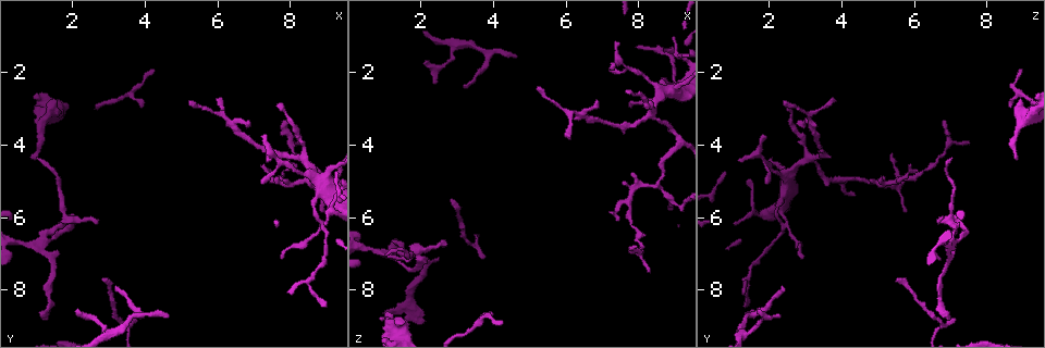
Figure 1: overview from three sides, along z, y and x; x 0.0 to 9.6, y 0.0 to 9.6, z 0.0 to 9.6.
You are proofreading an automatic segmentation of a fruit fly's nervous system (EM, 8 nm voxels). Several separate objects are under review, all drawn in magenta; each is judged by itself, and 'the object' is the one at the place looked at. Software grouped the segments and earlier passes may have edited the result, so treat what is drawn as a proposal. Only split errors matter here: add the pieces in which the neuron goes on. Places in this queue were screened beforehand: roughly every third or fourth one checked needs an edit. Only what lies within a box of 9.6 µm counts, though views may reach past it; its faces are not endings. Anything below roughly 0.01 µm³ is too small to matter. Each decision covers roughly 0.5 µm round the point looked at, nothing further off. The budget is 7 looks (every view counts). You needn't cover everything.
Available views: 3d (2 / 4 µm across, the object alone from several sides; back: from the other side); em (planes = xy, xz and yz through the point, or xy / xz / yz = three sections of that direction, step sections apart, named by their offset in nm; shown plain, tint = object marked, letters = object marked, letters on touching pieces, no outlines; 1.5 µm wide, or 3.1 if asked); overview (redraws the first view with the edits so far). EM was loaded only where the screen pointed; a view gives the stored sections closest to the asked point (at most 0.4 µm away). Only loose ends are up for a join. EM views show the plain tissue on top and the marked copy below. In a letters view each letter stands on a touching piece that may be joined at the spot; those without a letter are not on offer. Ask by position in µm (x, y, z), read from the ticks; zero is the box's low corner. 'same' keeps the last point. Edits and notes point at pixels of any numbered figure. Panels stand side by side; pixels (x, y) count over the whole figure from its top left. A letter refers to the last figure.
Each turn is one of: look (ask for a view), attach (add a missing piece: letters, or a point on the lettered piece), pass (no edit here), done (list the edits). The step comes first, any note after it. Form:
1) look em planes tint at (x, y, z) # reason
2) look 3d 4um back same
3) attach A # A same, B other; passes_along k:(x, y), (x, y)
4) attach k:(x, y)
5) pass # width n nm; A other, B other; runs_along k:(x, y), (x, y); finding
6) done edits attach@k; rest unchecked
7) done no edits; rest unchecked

look 3d 2um at (8.90, 5.85, 5.75) # thin end

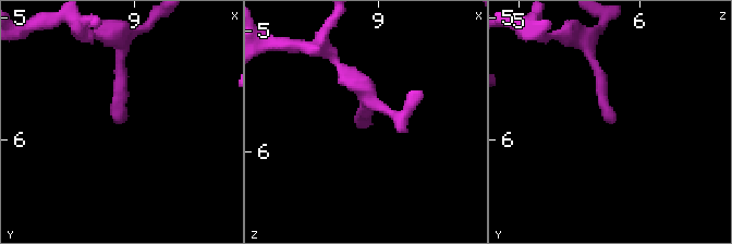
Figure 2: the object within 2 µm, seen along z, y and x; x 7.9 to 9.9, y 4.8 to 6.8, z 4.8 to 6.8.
look em planes letters at (8.90, 5.82, 5.80)

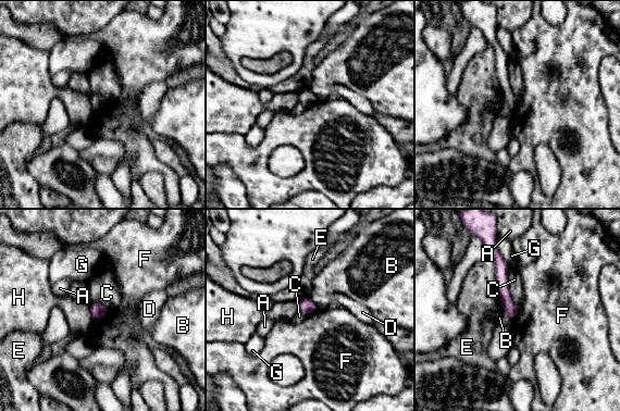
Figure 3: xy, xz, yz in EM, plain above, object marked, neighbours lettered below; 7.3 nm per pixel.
pass # width 90 nm; A other, B other, C other, D other, E other, F other, G other, H other; runs_along 3:(494, 253), (512, 314); none of them fits

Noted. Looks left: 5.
look 3d 4um at (1.20, 8.80, 6.95)

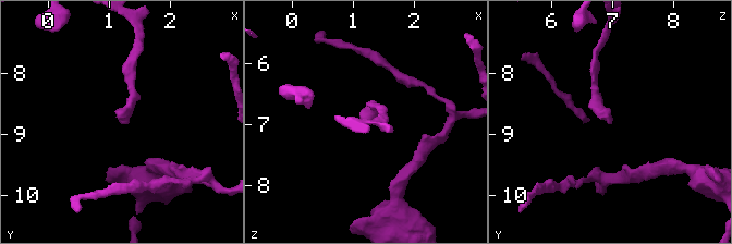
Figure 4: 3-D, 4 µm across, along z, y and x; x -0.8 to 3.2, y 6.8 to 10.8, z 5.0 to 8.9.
look em planes letters at (1.20, 8.80, 6.90)

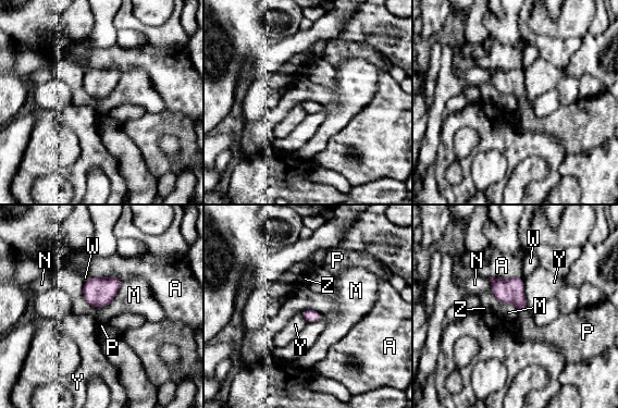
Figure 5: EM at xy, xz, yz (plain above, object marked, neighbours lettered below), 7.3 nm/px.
attach P # width 90 nm; A other, M other, N other, P same, W other, Y other, Z other; the neuron continues

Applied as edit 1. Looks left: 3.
look overview # redraw

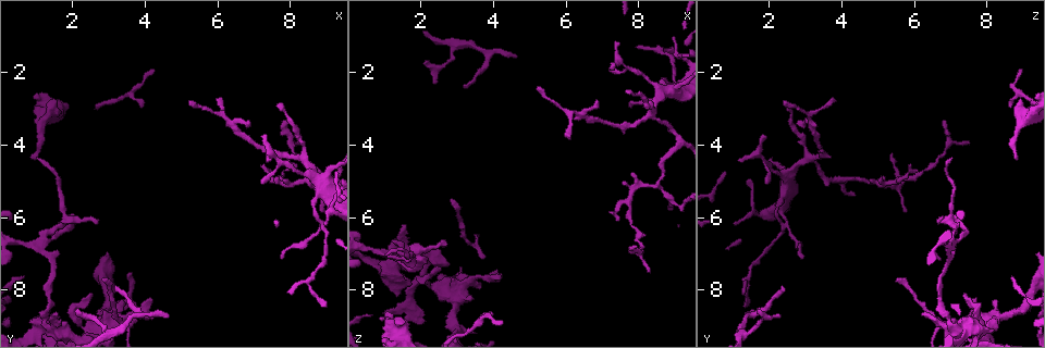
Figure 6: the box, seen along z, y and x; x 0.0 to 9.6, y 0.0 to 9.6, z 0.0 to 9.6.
look 3d 4um at (7.65, 2.90, 2.55)

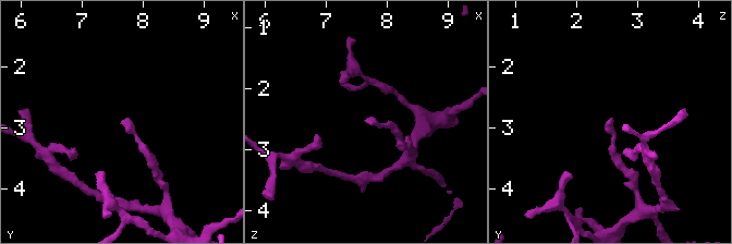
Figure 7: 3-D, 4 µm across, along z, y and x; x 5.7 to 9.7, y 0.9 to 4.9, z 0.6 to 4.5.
look em planes letters at (7.65, 2.90, 2.60) # shape alone is not enough

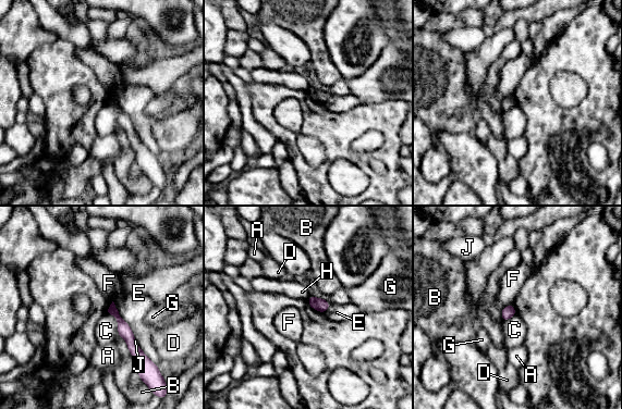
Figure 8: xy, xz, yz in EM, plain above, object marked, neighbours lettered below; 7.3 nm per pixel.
pass # width 70 nm; longest_contact E 320 nm; A other, B other, C other, D other, E other, F other, G other, H other, J other; none of them fits

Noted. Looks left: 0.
done edits attach@5; rest unchecked

